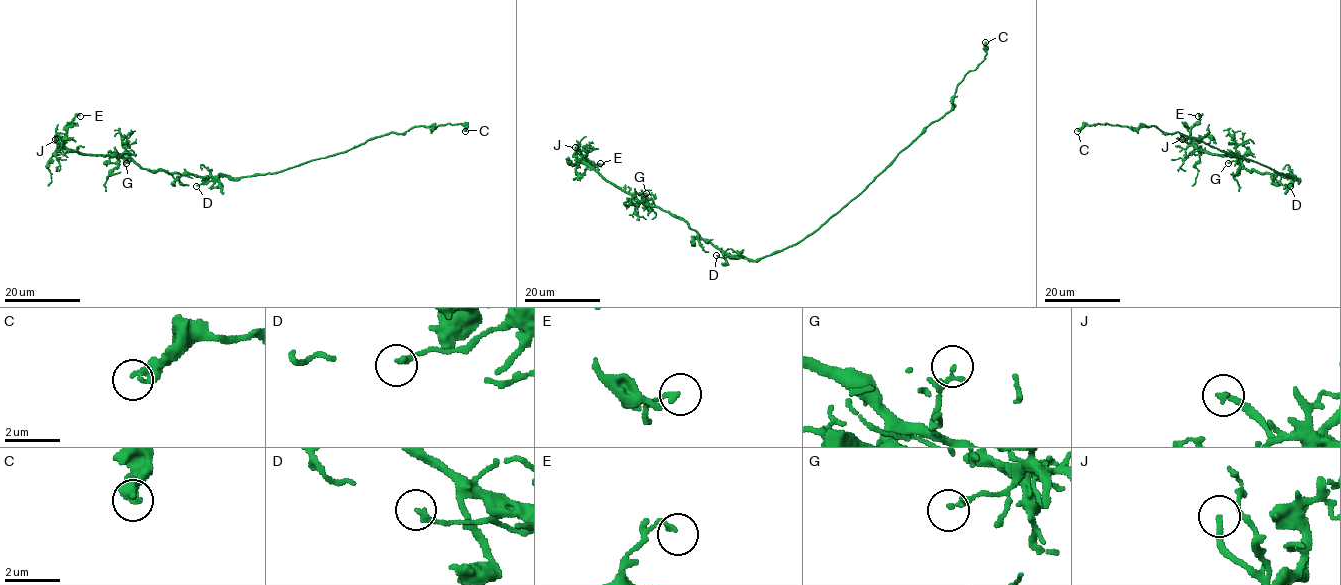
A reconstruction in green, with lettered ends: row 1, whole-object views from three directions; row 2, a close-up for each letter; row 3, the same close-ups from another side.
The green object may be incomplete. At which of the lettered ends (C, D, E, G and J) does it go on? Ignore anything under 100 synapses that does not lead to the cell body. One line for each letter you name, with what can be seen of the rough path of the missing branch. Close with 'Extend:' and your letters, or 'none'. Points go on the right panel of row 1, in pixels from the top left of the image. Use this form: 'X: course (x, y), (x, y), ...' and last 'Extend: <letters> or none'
J: course (1182, 139), (1183, 135), (1199, 134), (1211, 143), (1219, 158), (1229, 162), (1243, 178), (1260, 187), (1272, 186)
Extend: J

